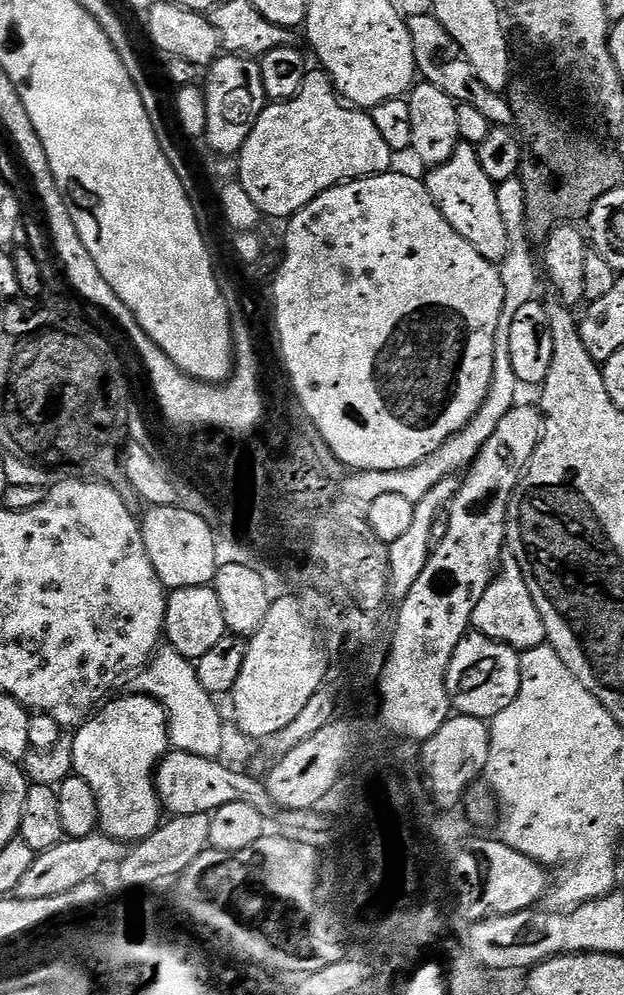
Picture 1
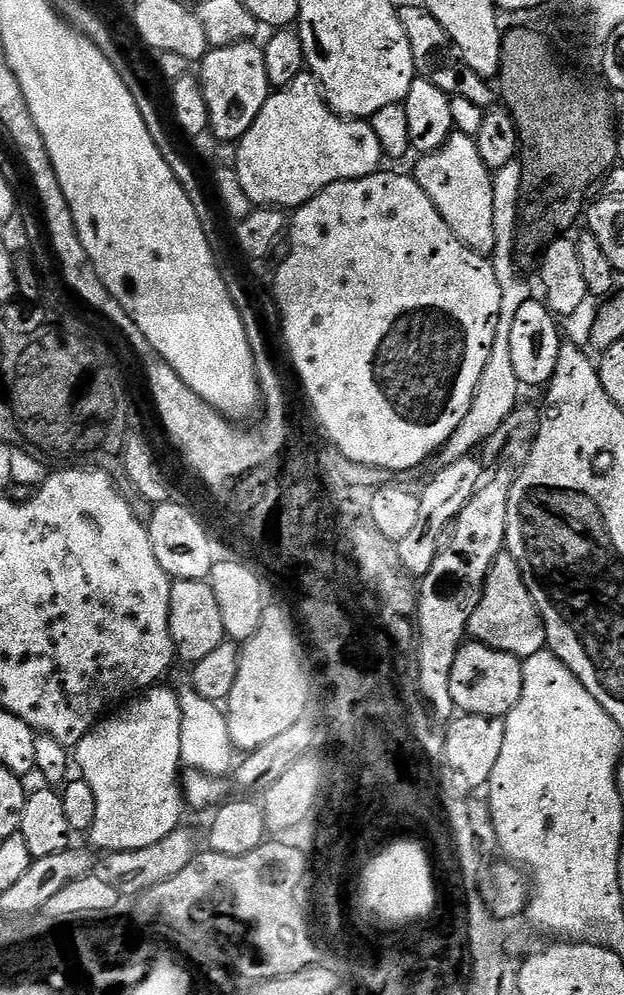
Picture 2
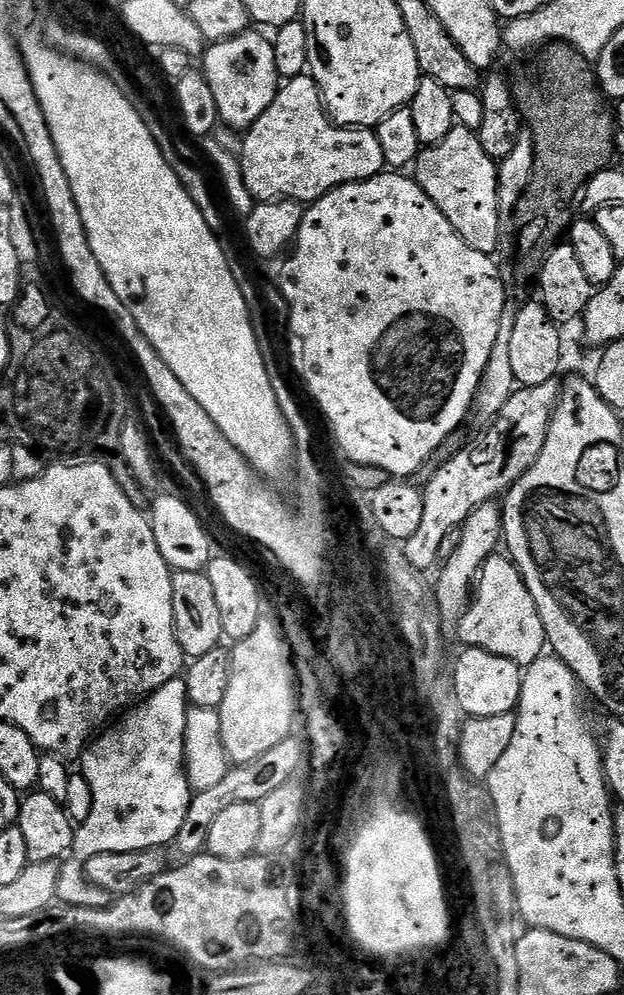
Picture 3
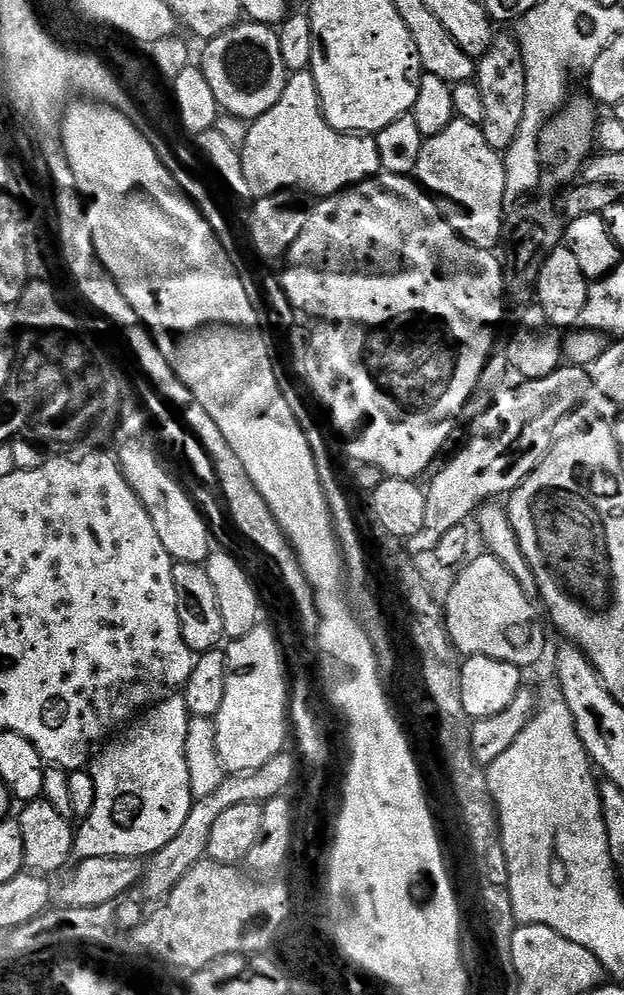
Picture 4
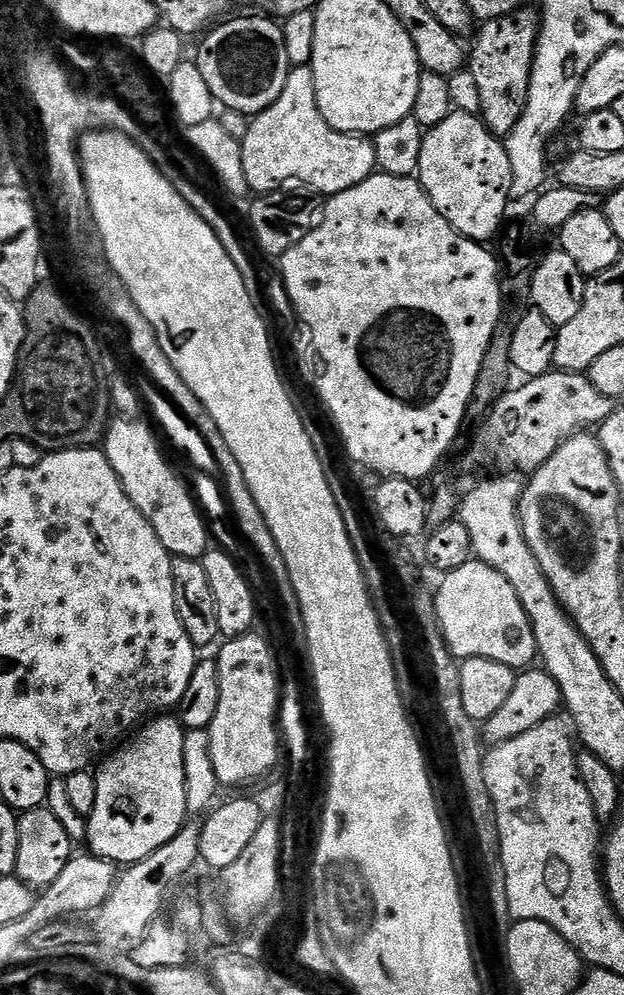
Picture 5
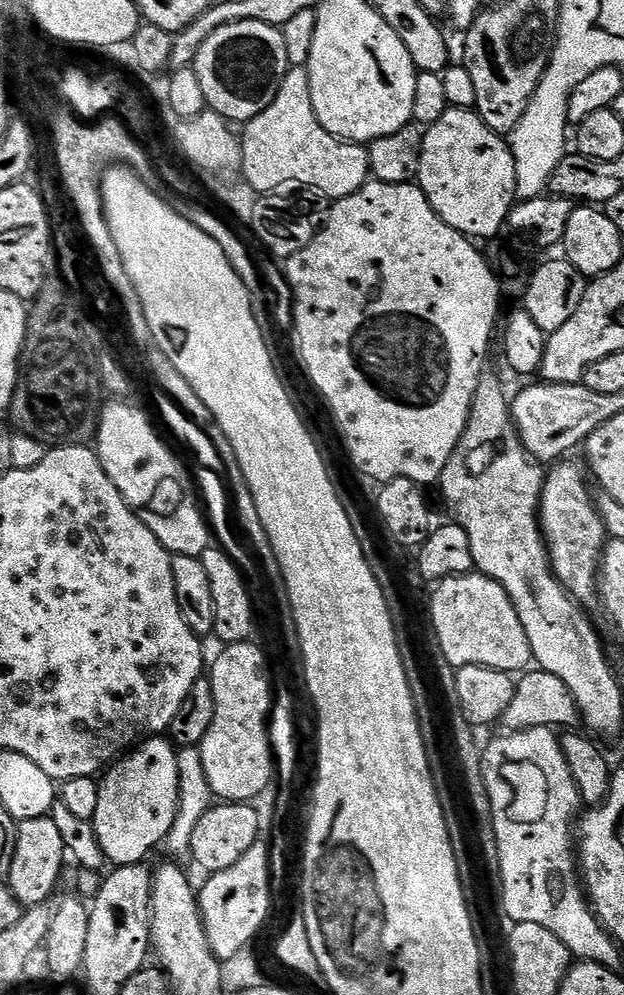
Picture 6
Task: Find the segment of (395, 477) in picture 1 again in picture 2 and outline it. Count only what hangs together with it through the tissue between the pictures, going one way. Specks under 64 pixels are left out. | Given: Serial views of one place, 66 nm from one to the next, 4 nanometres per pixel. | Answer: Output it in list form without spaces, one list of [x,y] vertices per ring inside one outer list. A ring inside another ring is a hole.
[[[519,159],[510,162],[510,166],[504,166],[502,170],[495,172],[492,177],[492,185],[494,186],[496,245],[490,259],[494,270],[494,278],[498,278],[498,286],[502,290],[502,310],[500,311],[498,326],[494,334],[494,346],[490,350],[490,358],[486,358],[486,370],[482,370],[482,378],[478,382],[478,386],[474,390],[474,398],[470,402],[470,410],[466,414],[466,418],[462,418],[462,422],[458,422],[458,430],[454,430],[454,434],[450,434],[450,438],[441,446],[434,457],[435,463],[441,468],[458,462],[458,458],[466,458],[473,455],[477,450],[483,449],[487,445],[488,439],[496,432],[499,432],[501,426],[506,422],[506,418],[510,418],[510,414],[515,412],[521,403],[520,391],[522,391],[522,385],[518,374],[514,374],[514,361],[510,354],[510,333],[514,327],[514,317],[518,315],[518,310],[521,306],[526,306],[528,300],[533,299],[534,292],[532,292],[531,286],[528,285],[527,278],[520,273],[519,266],[521,267],[521,265],[518,263],[517,256],[516,227],[520,221],[520,187],[522,186],[522,166]]]

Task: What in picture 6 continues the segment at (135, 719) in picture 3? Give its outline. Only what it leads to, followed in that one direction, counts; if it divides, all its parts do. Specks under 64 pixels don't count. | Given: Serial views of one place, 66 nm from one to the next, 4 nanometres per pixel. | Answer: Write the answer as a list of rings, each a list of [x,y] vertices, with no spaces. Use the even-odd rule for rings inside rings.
[[[164,736],[147,737],[130,753],[121,757],[115,766],[109,767],[99,785],[98,807],[92,823],[105,857],[110,860],[118,858],[123,864],[145,861],[150,850],[167,839],[169,830],[173,828],[177,810],[182,804],[175,745]]]

